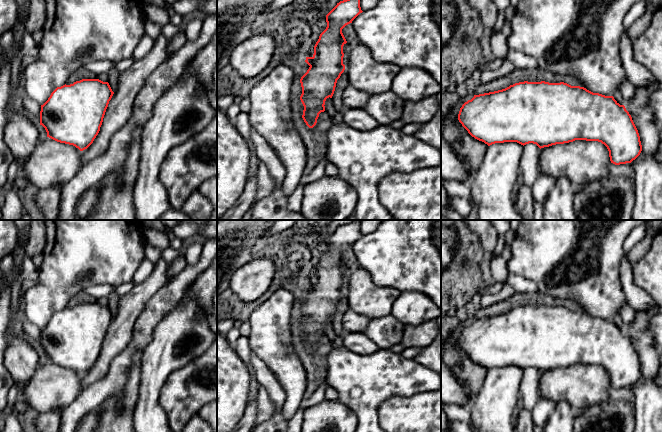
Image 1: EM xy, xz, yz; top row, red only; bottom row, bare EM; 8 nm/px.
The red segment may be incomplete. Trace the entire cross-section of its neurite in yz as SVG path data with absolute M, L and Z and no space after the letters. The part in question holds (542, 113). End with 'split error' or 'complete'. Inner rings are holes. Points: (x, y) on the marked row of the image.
M524 81L502 90L474 95L460 108L458 120L472 137L488 146L517 142L523 146L533 143L541 149L575 140L598 141L607 147L610 161L615 165L631 163L642 151L638 130L624 105L620 105L613 96L593 93L584 87L571 86L564 82Z; complete

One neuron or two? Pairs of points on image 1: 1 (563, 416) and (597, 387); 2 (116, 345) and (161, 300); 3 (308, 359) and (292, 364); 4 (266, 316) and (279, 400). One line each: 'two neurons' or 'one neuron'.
1: two neurons
2: two neurons
3: two neurons
4: two neurons

